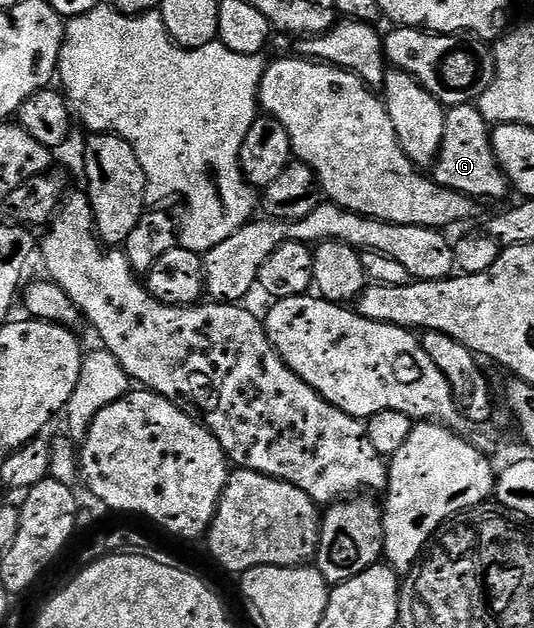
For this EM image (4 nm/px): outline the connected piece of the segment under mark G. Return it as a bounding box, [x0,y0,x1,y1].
[432,105,508,202]

